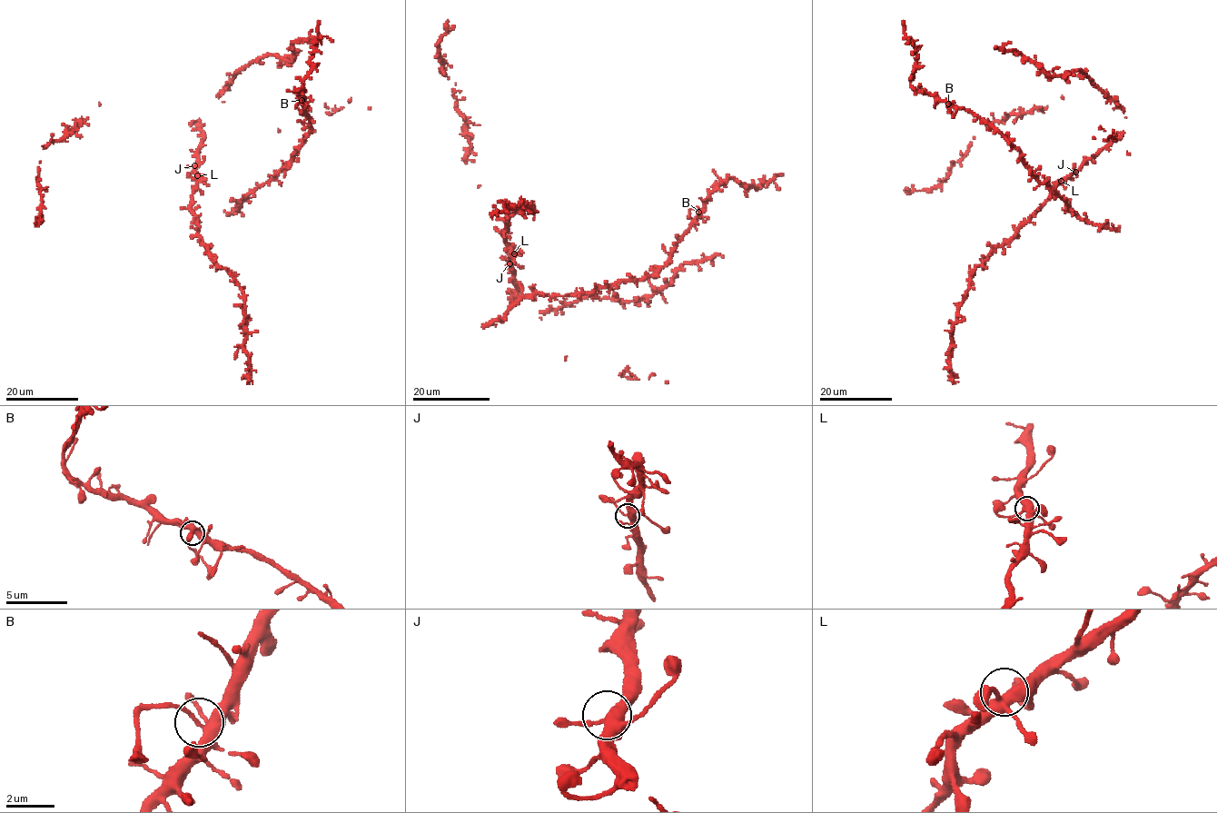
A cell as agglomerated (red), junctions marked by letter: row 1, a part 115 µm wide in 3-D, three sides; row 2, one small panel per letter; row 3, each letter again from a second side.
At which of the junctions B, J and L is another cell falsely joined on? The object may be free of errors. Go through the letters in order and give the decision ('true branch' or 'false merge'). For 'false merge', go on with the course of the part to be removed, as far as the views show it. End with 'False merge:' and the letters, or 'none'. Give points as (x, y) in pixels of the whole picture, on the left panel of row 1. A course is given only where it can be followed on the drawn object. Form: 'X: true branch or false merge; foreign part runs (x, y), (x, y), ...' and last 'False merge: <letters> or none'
B: false merge; foreign part runs (301, 100), (295, 107), (301, 113)
J: true branch
L: true branch
False merge: B

